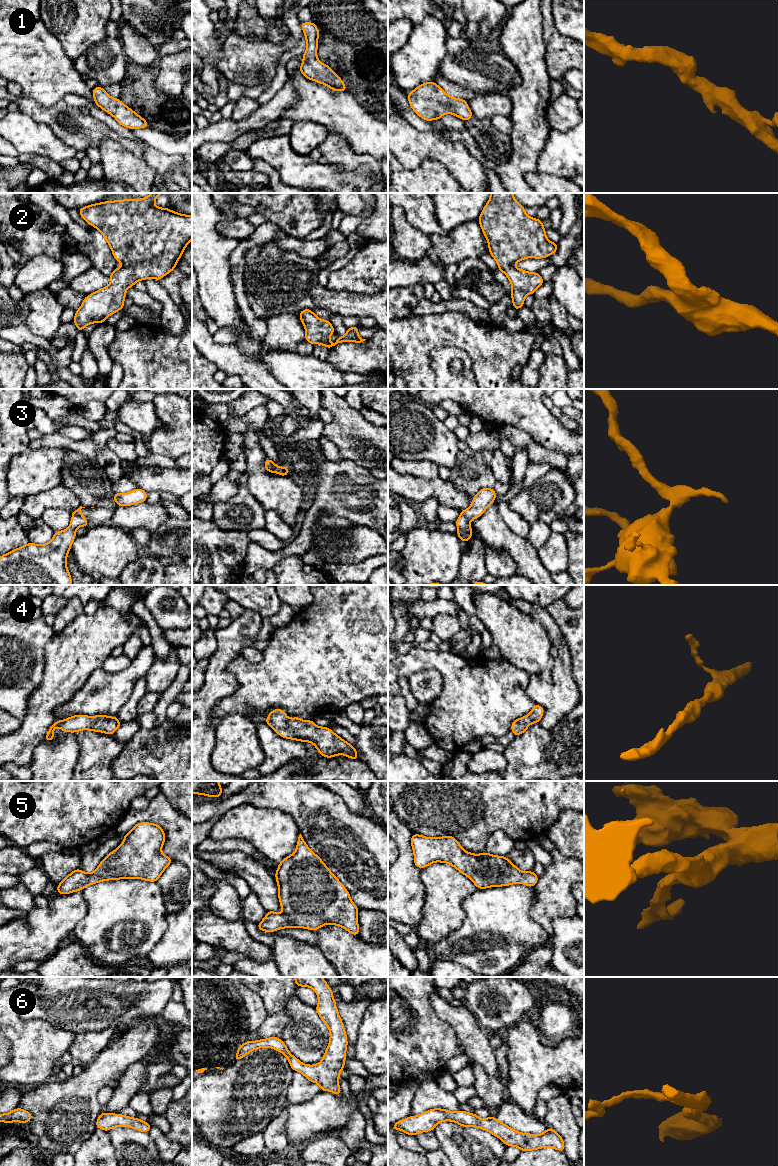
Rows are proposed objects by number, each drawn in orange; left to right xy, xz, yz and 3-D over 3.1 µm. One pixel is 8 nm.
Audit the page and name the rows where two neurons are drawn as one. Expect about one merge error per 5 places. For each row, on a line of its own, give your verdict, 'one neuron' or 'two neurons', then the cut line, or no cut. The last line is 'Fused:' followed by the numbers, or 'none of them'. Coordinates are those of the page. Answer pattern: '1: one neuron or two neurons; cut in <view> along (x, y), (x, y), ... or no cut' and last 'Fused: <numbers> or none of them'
1: one neuron; no cut
2: one neuron; no cut
3: one neuron; no cut
4: one neuron; no cut
5: one neuron; no cut
6: one neuron; no cut
Fused: none of them

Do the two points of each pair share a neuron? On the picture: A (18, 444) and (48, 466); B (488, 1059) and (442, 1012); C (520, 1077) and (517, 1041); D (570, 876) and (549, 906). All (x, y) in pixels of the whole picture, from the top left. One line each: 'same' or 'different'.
A: different
B: same
C: same
D: same

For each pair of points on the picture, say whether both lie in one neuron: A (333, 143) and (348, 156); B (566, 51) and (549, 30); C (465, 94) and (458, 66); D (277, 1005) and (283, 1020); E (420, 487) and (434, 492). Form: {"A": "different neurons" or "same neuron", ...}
{"A": "same neuron", "B": "same neuron", "C": "different neurons", "D": "different neurons", "E": "same neuron"}

